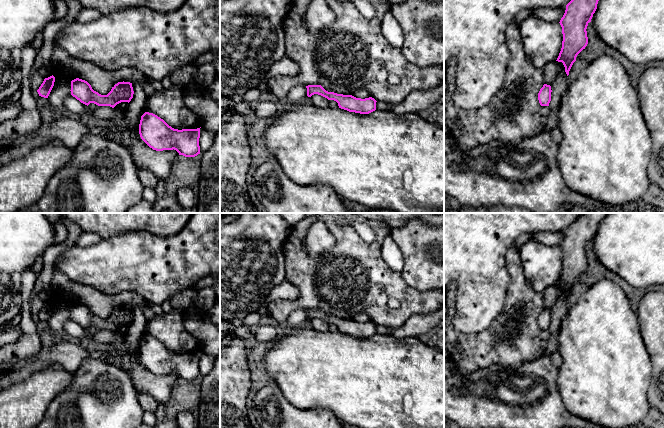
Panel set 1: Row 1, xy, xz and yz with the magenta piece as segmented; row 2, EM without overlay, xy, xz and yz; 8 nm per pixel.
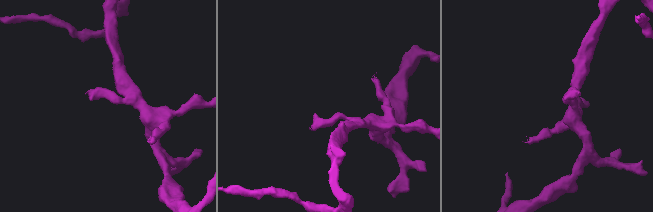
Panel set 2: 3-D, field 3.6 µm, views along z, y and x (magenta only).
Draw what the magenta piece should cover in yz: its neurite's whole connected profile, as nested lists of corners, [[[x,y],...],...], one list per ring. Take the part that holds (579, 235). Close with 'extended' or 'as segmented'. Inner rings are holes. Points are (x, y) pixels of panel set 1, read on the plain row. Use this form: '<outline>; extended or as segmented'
[[[582,213],[567,229],[560,244],[563,265],[556,285],[562,286],[567,300],[577,279],[588,268],[587,250],[606,213]]]; as segmented

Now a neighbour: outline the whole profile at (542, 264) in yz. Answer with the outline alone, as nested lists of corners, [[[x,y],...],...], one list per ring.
[[[530,240],[518,251],[525,277],[537,292],[543,293],[556,286],[563,265],[559,246],[547,246]]]

